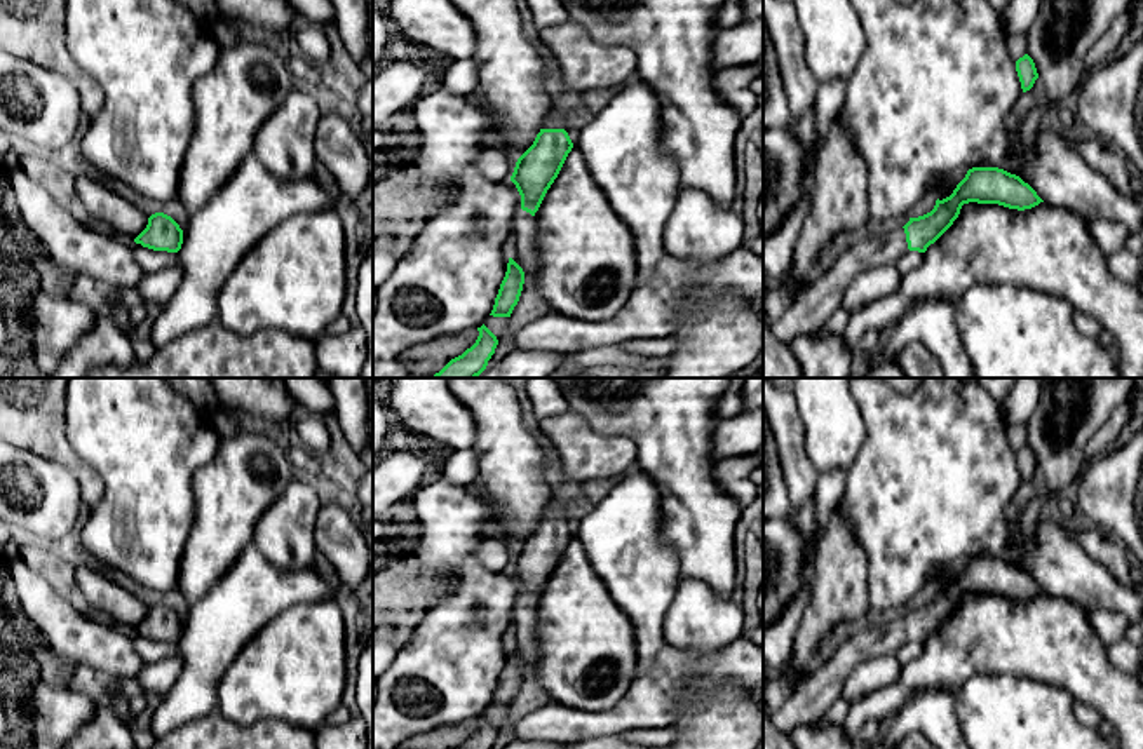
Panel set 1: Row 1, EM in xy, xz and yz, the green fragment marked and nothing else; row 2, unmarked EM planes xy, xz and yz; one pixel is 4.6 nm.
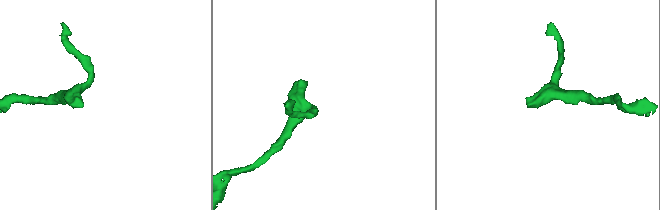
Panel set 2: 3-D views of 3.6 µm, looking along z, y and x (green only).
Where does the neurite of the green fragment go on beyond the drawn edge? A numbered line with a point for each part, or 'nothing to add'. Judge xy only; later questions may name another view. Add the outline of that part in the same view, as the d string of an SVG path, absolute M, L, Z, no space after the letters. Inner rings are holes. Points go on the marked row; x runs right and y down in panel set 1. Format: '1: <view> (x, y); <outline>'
nothing to add

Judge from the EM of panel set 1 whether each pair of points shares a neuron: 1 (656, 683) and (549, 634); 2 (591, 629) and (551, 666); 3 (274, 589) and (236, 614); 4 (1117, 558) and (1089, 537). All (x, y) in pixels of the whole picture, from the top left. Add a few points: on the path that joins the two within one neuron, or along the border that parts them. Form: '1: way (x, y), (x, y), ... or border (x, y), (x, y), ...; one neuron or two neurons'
1: border (636, 678), (628, 694), (608, 709); two neurons
2: way (581, 640), (561, 659); one neuron
3: way (265, 593), (257, 593), (244, 605); one neuron
4: way (1110, 554), (1096, 544); one neuron

